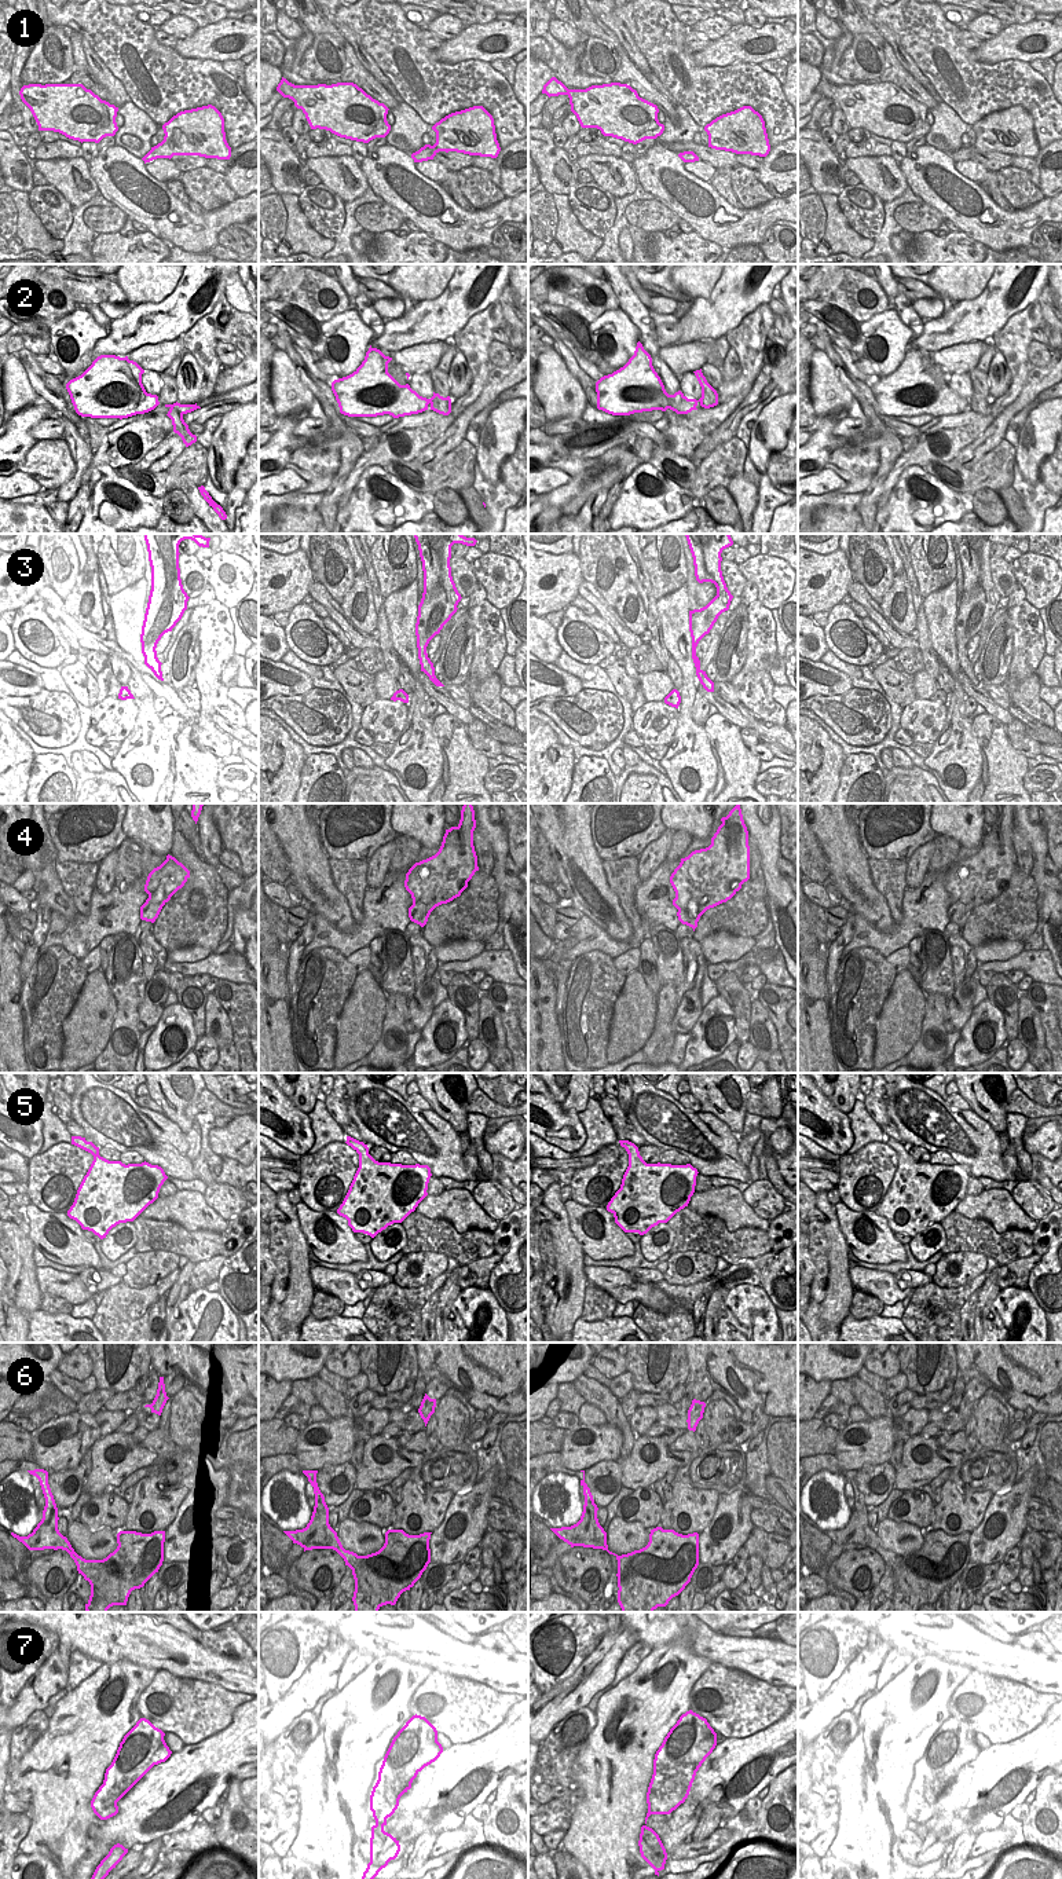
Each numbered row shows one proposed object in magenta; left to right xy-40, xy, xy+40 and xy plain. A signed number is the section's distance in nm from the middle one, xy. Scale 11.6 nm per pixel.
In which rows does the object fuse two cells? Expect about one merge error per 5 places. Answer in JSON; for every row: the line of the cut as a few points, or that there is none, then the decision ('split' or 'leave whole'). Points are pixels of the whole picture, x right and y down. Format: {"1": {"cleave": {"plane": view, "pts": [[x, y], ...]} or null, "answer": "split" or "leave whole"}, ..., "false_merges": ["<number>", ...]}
{"1": {"cleave": null, "answer": "leave whole"}, "2": {"cleave": null, "answer": "leave whole"}, "3": {"cleave": null, "answer": "leave whole"}, "4": {"cleave": {"plane": "xy+40", "pts": [[678, 909], [692, 916], [700, 915]]}, "answer": "split"}, "5": {"cleave": null, "answer": "leave whole"}, "6": {"cleave": null, "answer": "leave whole"}, "7": {"cleave": null, "answer": "leave whole"}, "false_merges": ["4"]}

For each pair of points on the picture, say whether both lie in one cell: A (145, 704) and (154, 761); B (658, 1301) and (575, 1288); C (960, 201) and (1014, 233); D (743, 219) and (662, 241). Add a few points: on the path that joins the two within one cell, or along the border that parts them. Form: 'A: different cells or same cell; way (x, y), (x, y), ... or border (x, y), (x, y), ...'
A: same cell; way (146, 718), (146, 747)
B: different cells; border (583, 1266), (583, 1273), (589, 1282)
C: same cell; way (974, 201), (981, 198), (1000, 219)
D: different cells; border (694, 230), (722, 249)

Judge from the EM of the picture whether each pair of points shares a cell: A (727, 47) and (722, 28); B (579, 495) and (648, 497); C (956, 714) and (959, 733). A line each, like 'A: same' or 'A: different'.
A: different
B: different
C: same

